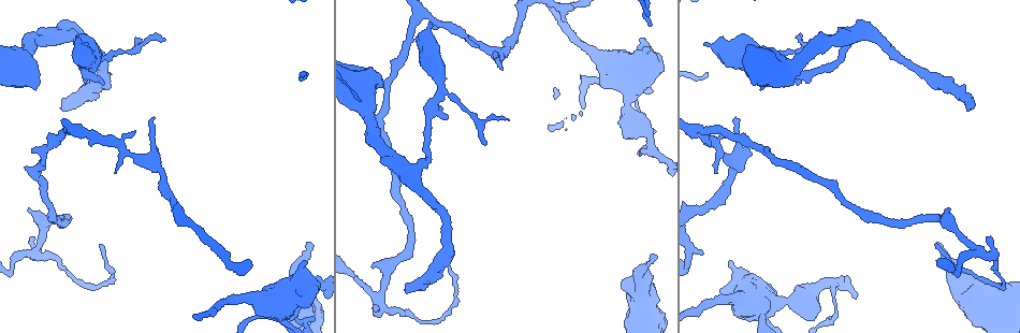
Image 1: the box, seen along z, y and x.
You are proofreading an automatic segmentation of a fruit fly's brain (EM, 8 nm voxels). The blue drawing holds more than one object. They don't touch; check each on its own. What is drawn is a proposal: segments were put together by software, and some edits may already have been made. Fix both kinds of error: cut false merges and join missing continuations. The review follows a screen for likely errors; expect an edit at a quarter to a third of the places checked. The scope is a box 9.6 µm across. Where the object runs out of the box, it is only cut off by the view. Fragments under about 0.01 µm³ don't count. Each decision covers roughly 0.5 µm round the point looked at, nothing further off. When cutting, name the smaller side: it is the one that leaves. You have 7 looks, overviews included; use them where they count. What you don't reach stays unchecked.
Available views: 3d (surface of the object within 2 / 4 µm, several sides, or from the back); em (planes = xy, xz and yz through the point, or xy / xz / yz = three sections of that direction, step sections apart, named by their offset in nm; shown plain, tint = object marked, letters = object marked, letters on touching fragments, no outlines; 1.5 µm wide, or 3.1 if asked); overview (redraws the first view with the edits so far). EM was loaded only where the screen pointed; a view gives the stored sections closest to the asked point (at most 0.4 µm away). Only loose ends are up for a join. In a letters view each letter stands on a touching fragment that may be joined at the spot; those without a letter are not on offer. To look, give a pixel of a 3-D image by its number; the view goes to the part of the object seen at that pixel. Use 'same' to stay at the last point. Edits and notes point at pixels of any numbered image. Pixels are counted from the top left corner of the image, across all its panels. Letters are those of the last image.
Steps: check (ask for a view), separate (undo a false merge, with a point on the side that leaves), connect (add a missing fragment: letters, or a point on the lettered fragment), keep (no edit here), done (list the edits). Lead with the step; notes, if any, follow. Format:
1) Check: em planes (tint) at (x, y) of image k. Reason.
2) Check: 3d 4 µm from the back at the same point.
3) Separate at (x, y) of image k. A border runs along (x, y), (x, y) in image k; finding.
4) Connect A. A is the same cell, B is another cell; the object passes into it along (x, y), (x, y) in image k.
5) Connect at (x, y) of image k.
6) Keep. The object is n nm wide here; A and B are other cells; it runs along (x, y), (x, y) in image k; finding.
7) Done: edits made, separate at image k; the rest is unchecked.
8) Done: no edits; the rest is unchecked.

Check: 3d 4 µm from the back at (800, 36) of image 1. Tapers out.

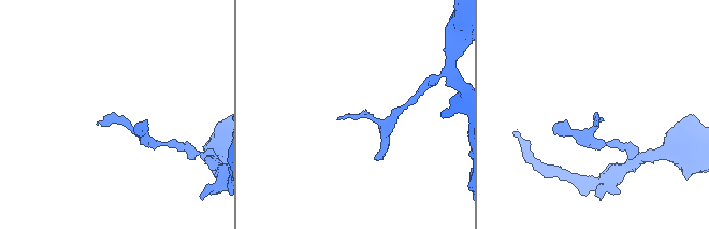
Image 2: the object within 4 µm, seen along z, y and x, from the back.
Check: em planes (letters) at (99, 120) of image 2.

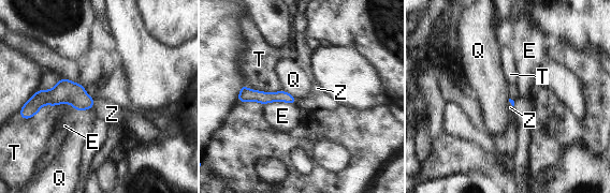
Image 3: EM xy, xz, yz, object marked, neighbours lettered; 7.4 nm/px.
Connect Z. Z is the same cell, E, Q and T are other cells; the object passes into it along (66, 91), (92, 104), (112, 114) in image 3; it goes on there.

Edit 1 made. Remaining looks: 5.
Check: 3d 4 µm at (714, 171) of image 1. Branch stops here.

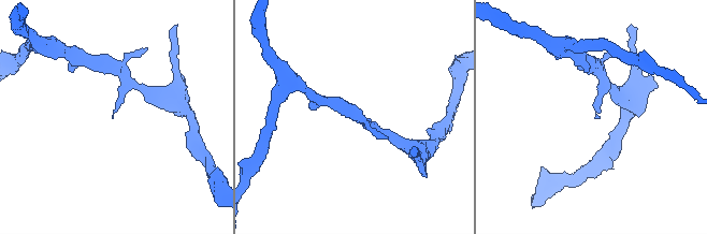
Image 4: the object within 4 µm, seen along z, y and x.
Check: em planes (plain) at (597, 118) of image 4. Now the EM.

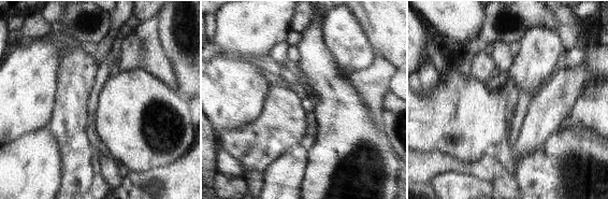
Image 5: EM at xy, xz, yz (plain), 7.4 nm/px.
Check: em planes (letters) at the same point.

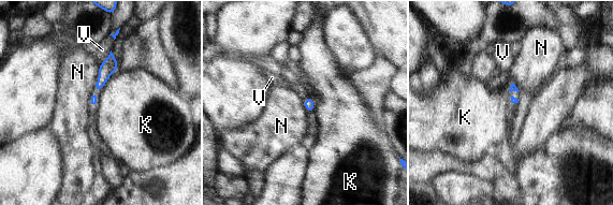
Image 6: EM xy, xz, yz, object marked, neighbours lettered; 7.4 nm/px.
Keep. K, N and V are other cells; a border runs along (116, 69), (100, 89) in image 6; none of them fits.

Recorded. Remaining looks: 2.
Check: em planes (letters) at (649, 151) of image 1. Small branch off a trunk.

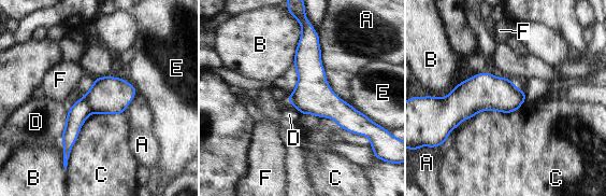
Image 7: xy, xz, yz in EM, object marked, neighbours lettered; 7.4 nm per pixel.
Separate at (80, 111) of image 7. The longest contact is with C, 600 nm; A, B, C, D, E and F are other cells; a border runs along (83, 98), (92, 112) in image 7; two cells meet here.

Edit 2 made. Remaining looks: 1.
Done: edits made, connect at image 3, separate at image 7; the rest is unchecked.

